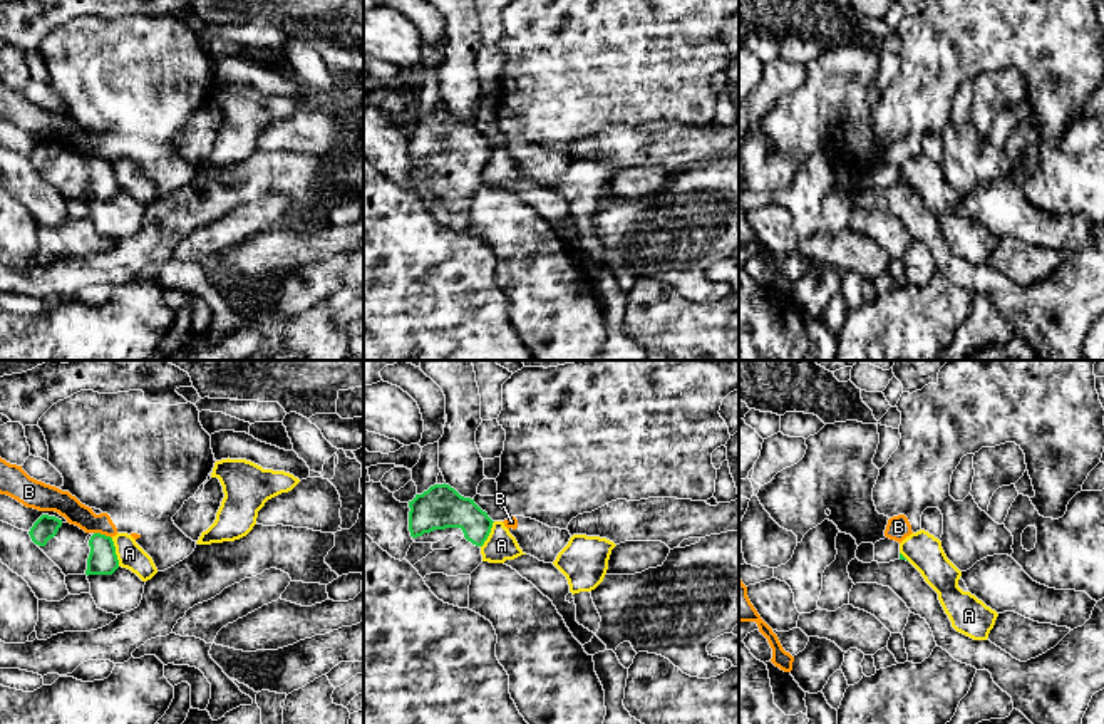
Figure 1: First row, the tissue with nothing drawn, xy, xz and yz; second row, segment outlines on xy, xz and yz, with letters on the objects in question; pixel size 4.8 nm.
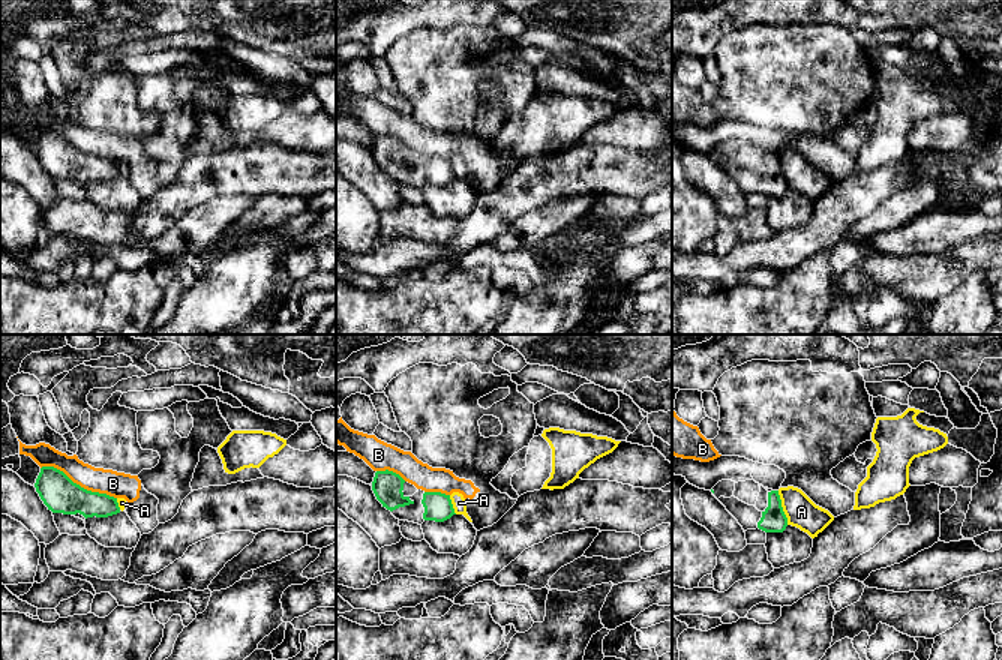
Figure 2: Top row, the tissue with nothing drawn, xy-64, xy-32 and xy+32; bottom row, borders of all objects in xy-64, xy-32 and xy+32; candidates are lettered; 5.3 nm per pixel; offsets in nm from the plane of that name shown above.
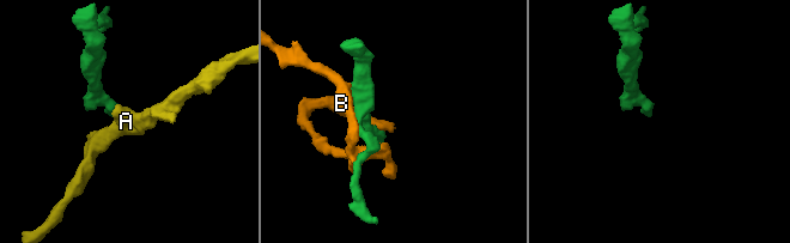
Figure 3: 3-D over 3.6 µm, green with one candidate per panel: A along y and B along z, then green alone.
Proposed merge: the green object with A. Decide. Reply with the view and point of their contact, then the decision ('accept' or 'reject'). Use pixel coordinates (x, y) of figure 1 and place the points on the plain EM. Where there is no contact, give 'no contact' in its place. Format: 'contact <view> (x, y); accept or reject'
contact xy (114, 176); reject

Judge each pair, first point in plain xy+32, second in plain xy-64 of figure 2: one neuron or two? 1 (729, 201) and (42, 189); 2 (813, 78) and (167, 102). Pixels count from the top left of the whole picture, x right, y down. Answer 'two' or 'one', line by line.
1: one
2: two

